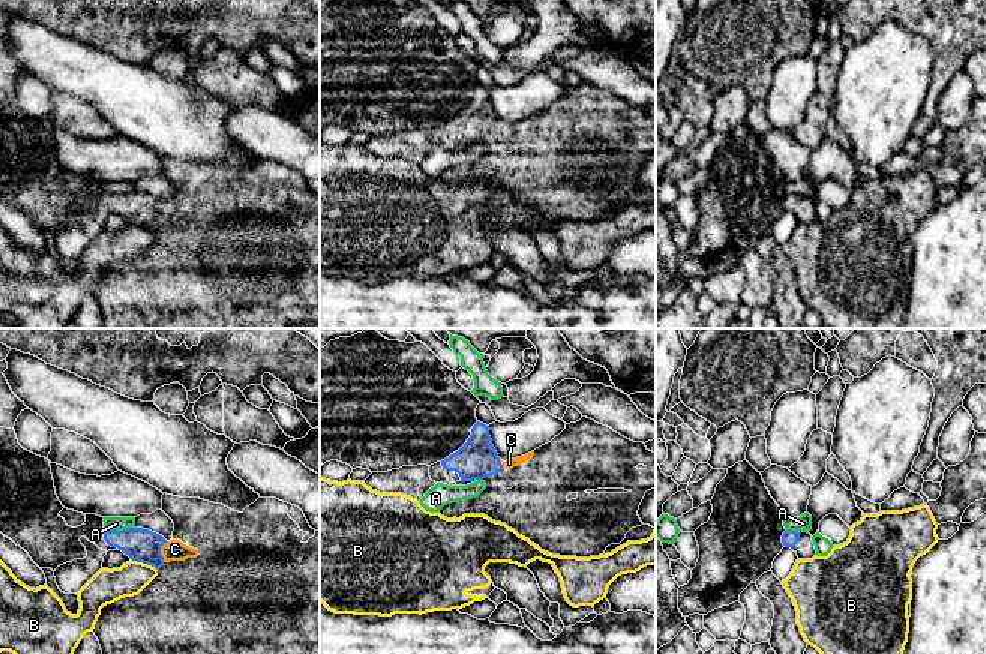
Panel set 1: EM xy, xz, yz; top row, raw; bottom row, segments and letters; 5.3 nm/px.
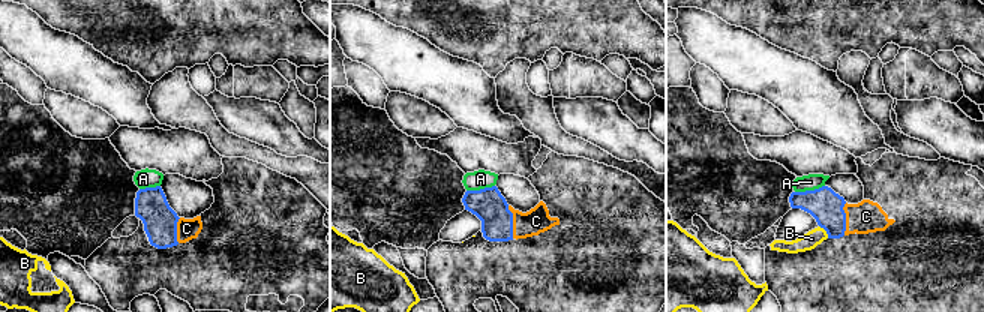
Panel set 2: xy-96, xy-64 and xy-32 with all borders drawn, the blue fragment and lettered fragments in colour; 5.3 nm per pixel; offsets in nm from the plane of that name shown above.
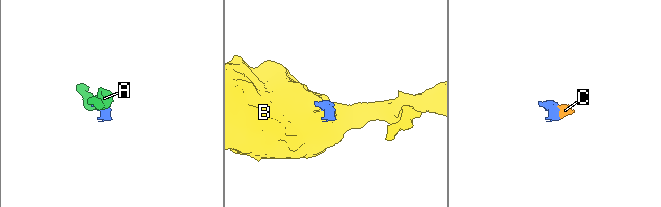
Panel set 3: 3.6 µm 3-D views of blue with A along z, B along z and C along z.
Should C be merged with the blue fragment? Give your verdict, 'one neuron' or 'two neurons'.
one neuron

